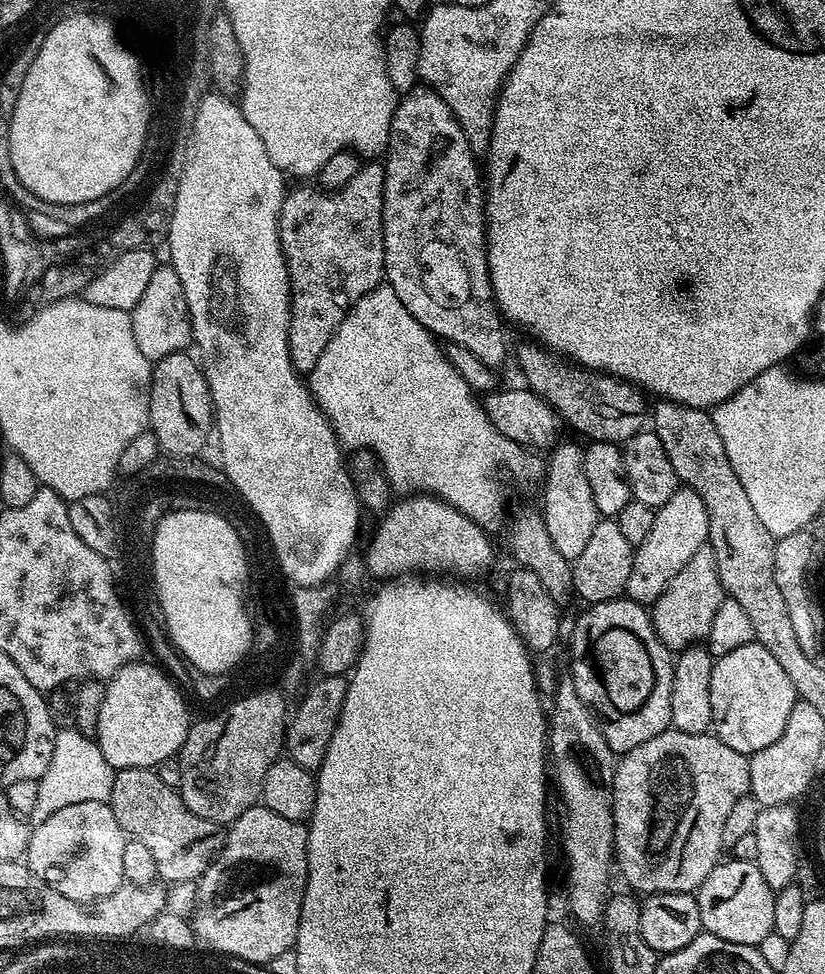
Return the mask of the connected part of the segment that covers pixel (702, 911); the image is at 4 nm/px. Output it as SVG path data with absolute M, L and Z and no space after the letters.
M721 859L695 893L700 926L726 942L759 946L774 931L776 892L762 878L755 860Z

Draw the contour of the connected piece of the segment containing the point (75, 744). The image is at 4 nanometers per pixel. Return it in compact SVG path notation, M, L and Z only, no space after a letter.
M61 727L56 734L54 754L50 754L50 766L46 766L46 774L35 781L36 801L32 804L33 825L41 824L50 814L58 814L65 806L74 806L77 802L108 803L110 790L114 790L116 772L106 762L102 750L91 736L84 736L75 727Z

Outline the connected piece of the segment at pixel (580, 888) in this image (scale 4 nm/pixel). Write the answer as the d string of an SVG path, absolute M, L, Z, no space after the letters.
M571 679L557 683L551 697L548 718L548 755L554 788L564 799L564 825L560 844L568 867L568 908L580 924L599 925L610 895L608 883L614 876L614 822L612 821L612 779L618 756L603 737L603 730L582 702Z

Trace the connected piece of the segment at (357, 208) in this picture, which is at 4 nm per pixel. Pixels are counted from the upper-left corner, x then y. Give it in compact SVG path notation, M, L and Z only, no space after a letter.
M380 162L365 163L358 170L358 174L354 174L354 178L350 178L350 182L346 182L346 186L337 188L335 191L325 191L319 186L313 188L296 188L285 195L282 202L282 210L280 211L280 245L282 246L282 254L286 258L286 270L288 271L288 281L292 287L292 313L290 314L290 326L288 327L288 349L290 350L290 358L298 370L311 370L318 358L322 358L322 350L326 350L326 342L330 342L330 338L338 330L338 326L346 318L346 314L359 300L368 294L370 290L374 290L385 279L384 276L384 168Z

